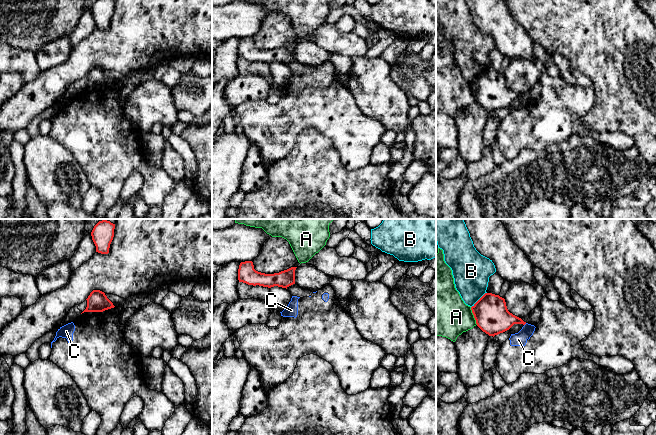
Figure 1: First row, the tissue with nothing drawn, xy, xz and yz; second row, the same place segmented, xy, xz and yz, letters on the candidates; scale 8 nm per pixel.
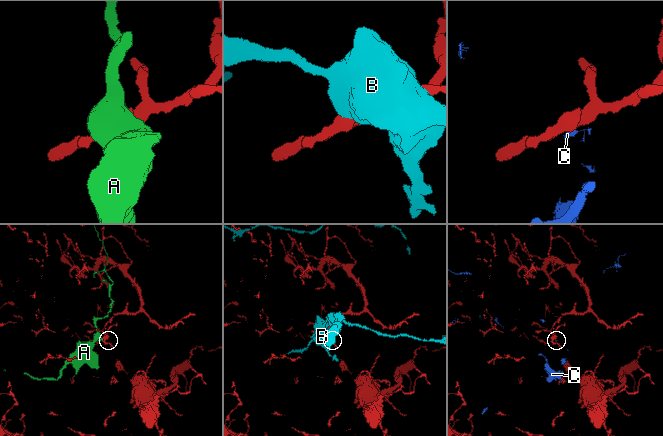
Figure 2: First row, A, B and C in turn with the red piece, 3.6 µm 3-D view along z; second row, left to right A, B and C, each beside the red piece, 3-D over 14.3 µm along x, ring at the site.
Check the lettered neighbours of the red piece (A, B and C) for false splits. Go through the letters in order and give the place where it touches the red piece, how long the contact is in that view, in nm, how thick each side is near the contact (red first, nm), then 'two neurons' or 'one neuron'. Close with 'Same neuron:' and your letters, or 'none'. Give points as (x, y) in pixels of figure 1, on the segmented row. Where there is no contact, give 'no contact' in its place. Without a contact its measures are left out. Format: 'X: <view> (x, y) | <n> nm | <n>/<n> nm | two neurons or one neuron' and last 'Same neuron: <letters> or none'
A: yz (474, 316) | 160 nm | 280/360 nm | two neurons
B: yz (478, 300) | 180 nm | 280/300 nm | two neurons
C: no contact | two neurons
Same neuron: none

